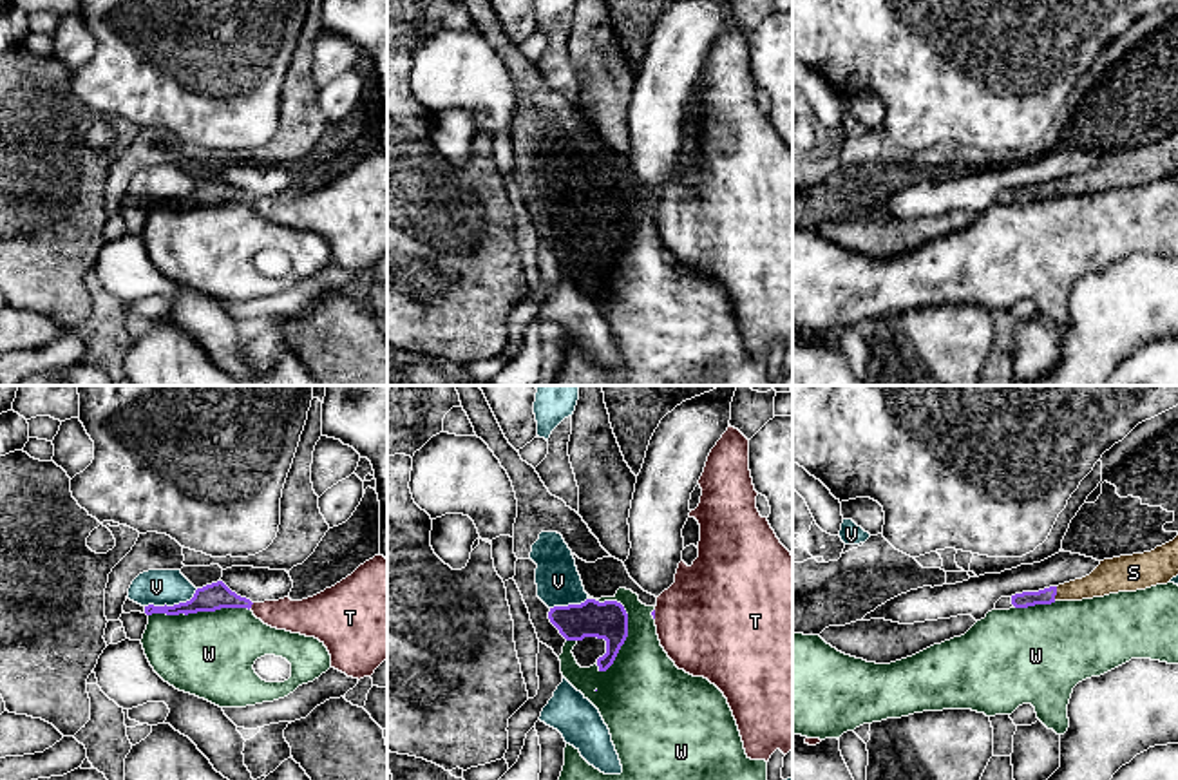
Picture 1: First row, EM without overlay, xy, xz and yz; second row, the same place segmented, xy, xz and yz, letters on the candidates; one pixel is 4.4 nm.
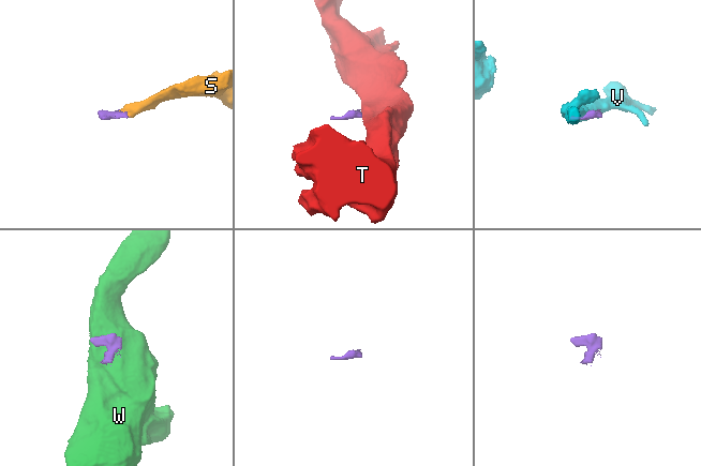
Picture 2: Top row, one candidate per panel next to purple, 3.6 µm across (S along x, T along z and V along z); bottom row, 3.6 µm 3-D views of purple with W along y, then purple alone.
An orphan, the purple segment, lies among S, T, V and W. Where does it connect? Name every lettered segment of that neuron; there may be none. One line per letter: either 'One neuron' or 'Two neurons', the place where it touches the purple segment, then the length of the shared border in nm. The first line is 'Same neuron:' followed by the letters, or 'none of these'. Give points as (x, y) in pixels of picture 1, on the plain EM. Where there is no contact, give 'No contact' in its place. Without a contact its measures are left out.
Same neuron: S
S: One neuron. Touches purple at yz (1055, 189). Shared border 70 nm
T: Two neurons. Touches purple at xy (250, 201). Shared border 40 nm
V: Two neurons. Touches purple at xy (174, 199). Shared border 260 nm
W: Two neurons. Touches purple at xz (626, 219). Shared border 340 nm

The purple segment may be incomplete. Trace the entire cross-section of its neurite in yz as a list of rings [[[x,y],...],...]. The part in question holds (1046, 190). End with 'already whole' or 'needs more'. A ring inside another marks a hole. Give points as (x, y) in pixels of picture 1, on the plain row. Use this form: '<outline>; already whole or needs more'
[[[1178,130],[1151,147],[1104,154],[1086,172],[1039,186],[1012,190],[1015,203],[1051,199],[1055,195],[1082,195],[1118,186],[1136,186],[1167,179],[1178,170]]]; needs more

